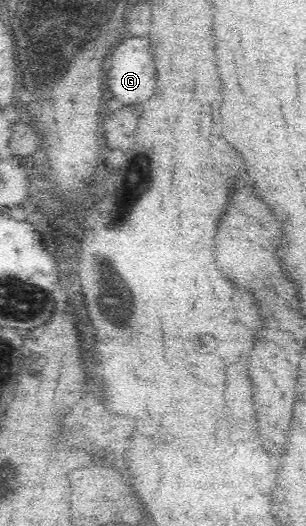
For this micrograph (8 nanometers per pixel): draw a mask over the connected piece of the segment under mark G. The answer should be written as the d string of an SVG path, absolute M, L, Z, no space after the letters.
M129 37L121 39L111 54L111 64L106 66L105 81L109 92L113 94L113 102L121 102L123 106L143 104L153 96L155 90L155 65L153 51L147 37Z

